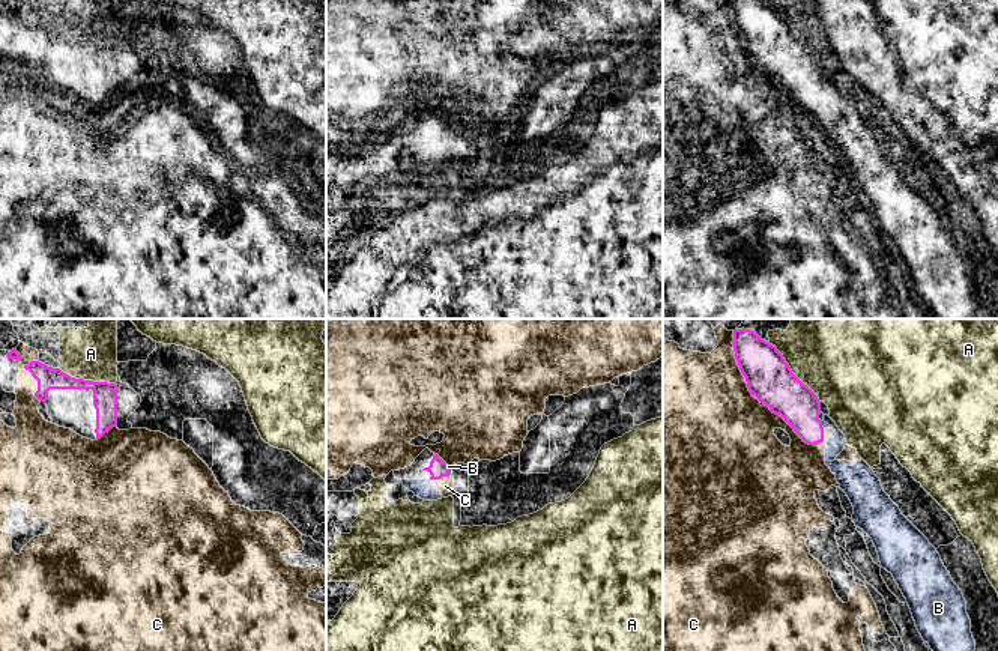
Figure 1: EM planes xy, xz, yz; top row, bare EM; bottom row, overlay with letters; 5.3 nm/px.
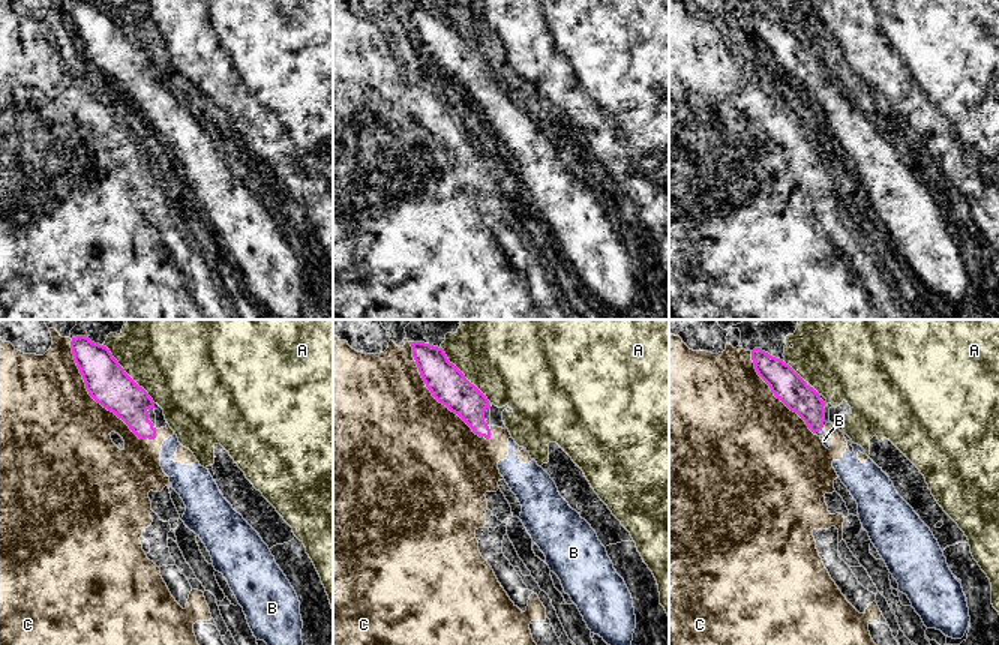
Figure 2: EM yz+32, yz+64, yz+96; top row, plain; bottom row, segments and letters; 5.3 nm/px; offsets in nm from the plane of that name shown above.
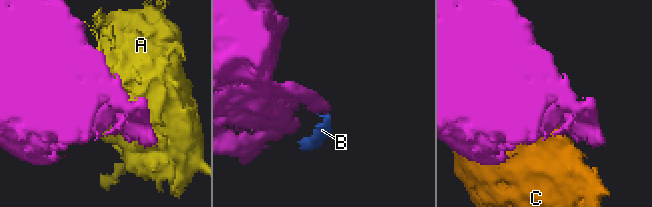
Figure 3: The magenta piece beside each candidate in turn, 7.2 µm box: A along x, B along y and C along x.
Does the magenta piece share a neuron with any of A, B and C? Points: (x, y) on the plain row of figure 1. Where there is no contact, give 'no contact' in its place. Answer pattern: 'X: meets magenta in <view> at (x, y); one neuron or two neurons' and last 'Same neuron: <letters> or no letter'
A: meets magenta in xy at (87, 44); two neurons
B: meets magenta in yz at (821, 87); one neuron
C: meets magenta in yz at (759, 63); two neurons
Same neuron: B

